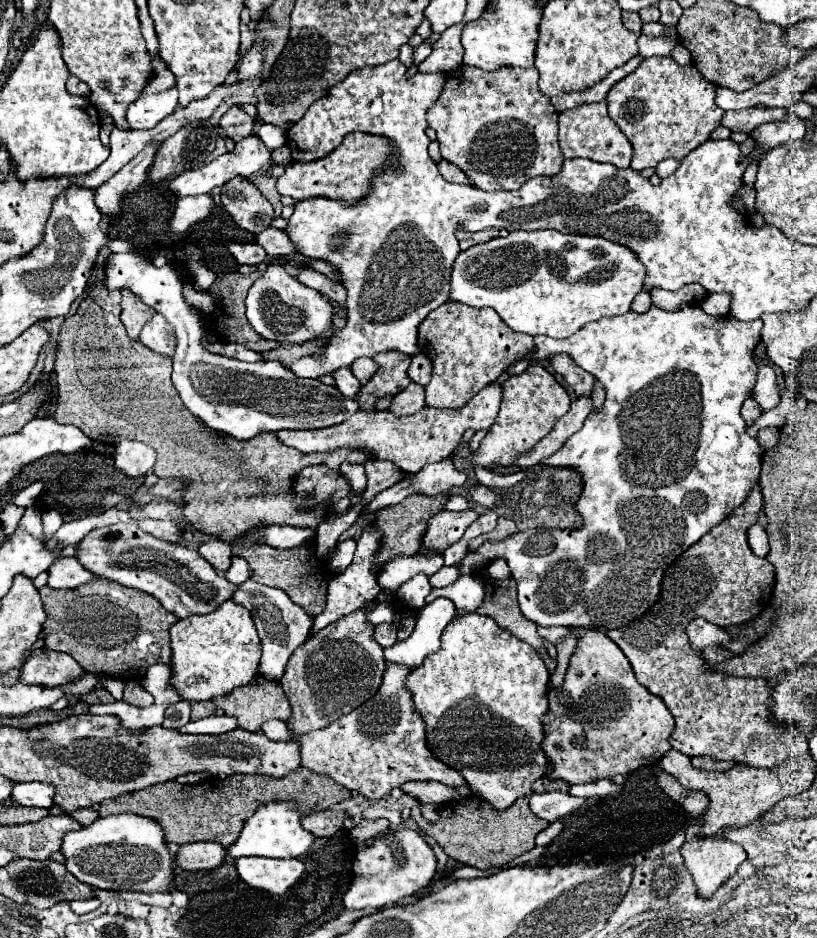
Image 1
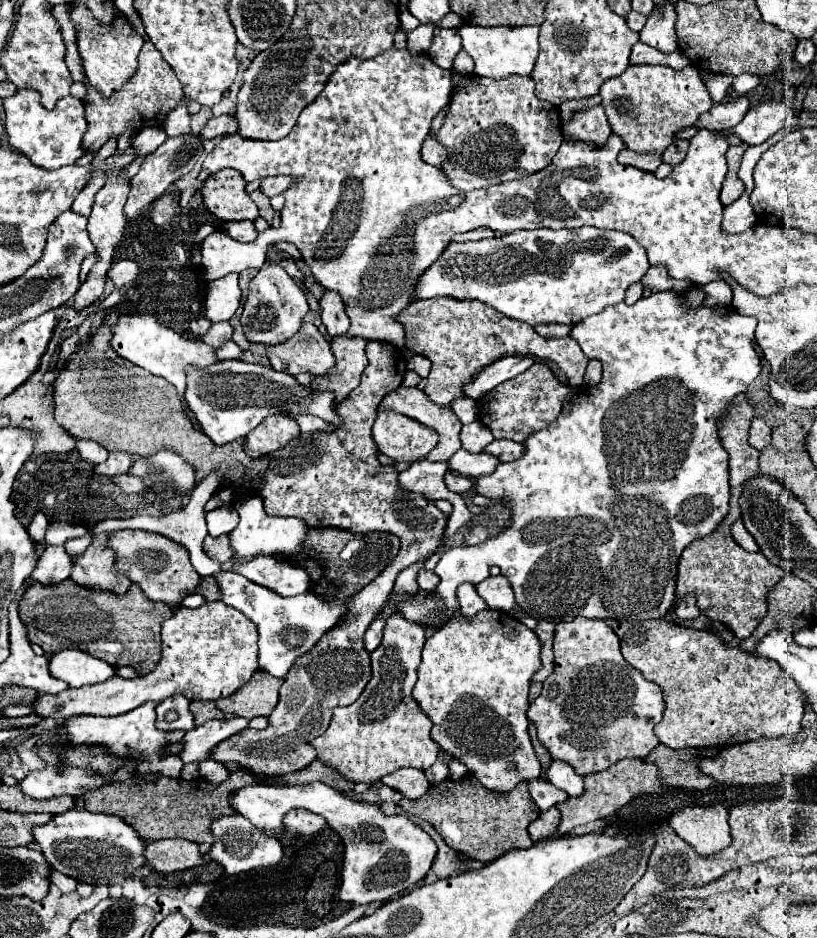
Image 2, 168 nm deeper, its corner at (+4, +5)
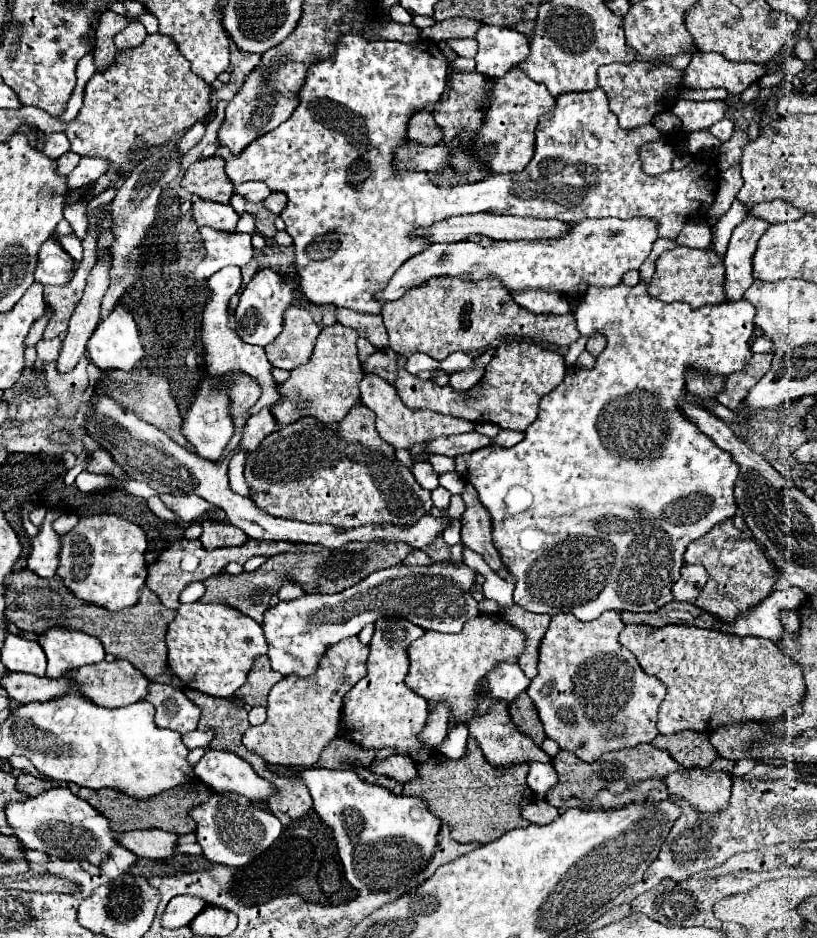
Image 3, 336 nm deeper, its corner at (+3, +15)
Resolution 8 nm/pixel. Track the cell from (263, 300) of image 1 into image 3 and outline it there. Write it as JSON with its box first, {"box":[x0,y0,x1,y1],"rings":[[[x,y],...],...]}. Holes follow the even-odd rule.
{"box":[235,269,295,347],"rings":[[[271,269],[259,271],[249,281],[245,291],[239,295],[239,305],[235,309],[237,335],[241,337],[241,341],[245,341],[249,345],[259,345],[259,347],[273,343],[275,337],[281,333],[283,313],[293,303],[293,299],[295,299],[295,291],[277,273],[273,273]]]}

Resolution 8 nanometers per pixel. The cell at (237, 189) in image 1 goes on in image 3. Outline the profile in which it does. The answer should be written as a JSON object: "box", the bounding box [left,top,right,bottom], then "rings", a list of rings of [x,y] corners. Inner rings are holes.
{"box":[181,155,233,203],"rings":[[[217,155],[195,161],[181,179],[181,187],[191,195],[197,195],[215,203],[229,203],[233,185],[225,173],[225,161]]]}

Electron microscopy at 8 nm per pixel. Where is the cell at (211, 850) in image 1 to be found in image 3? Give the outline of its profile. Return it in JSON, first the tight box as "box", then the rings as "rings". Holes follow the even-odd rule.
{"box":[117,829,177,859],"rings":[[[145,829],[145,831],[127,831],[117,835],[117,843],[137,857],[147,859],[167,859],[175,853],[177,835],[161,829]]]}

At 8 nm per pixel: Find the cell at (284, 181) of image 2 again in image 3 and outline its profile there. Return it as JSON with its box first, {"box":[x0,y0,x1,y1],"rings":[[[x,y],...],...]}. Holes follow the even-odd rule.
{"box":[233,181,269,203],"rings":[[[249,181],[243,185],[235,185],[233,191],[235,191],[235,195],[245,197],[245,201],[249,201],[249,203],[259,203],[269,197],[269,187],[263,181]]]}

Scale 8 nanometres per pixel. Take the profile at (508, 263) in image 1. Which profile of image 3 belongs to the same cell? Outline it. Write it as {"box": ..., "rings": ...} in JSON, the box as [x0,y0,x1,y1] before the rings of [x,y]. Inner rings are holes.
{"box":[377,217,657,303],"rings":[[[633,217],[633,219],[585,219],[573,229],[561,237],[561,239],[545,239],[545,241],[493,241],[491,247],[481,247],[473,241],[459,241],[459,243],[433,243],[427,245],[421,253],[413,255],[389,281],[385,289],[377,293],[379,303],[389,303],[399,297],[403,297],[411,287],[423,285],[431,277],[459,277],[469,281],[479,281],[485,277],[497,277],[503,281],[503,285],[511,291],[519,289],[543,289],[543,291],[557,291],[561,295],[567,295],[571,299],[581,299],[585,289],[591,285],[599,287],[611,287],[621,283],[621,275],[639,269],[643,261],[651,253],[651,245],[657,239],[657,221],[649,221],[647,217]]]}

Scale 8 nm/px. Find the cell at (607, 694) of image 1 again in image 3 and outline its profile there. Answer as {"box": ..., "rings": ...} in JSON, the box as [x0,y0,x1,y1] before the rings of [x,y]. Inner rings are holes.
{"box":[527,611,665,763],"rings":[[[605,611],[587,623],[571,613],[553,615],[539,645],[539,673],[527,689],[545,735],[587,763],[607,751],[651,743],[659,735],[657,711],[665,697],[665,685],[649,677],[637,659],[619,645],[623,627],[617,611]]]}

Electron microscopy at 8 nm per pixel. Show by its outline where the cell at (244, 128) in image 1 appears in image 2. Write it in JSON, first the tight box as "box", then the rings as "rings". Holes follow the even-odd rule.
{"box":[200,113,236,139],"rings":[[[224,113],[220,117],[212,117],[200,135],[206,139],[212,139],[218,135],[222,137],[222,135],[232,135],[232,133],[236,133],[236,117],[230,113]]]}

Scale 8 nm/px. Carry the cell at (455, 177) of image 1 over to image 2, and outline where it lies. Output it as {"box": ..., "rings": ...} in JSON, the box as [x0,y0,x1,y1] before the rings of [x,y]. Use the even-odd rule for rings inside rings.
{"box":[422,137,444,167],"rings":[[[428,137],[422,145],[422,159],[430,165],[436,165],[436,167],[442,167],[444,163],[444,147],[434,139],[434,137]]]}

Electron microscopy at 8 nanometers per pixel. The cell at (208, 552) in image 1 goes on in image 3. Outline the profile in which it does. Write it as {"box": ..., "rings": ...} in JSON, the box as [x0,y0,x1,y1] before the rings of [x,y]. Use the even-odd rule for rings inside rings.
{"box":[199,521,247,549],"rings":[[[203,521],[203,535],[199,537],[205,549],[221,549],[221,547],[237,547],[247,541],[247,535],[229,525],[219,521]]]}

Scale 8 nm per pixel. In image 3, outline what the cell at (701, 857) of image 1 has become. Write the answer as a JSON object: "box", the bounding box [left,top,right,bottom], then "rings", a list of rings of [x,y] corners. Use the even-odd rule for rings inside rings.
{"box":[665,769,731,813],"rings":[[[681,769],[665,777],[671,795],[687,799],[701,813],[717,813],[727,807],[731,795],[731,775],[711,769]]]}

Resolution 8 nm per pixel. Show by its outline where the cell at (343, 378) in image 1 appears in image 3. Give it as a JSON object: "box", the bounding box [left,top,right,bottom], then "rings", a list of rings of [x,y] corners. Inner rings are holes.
{"box":[265,307,321,369],"rings":[[[289,307],[285,311],[285,325],[277,339],[265,347],[267,359],[273,367],[295,369],[309,361],[315,339],[321,327],[313,321],[311,313],[301,307]]]}

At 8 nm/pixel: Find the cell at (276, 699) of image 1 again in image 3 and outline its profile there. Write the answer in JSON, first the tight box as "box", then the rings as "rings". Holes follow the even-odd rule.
{"box":[235,655,283,707],"rings":[[[261,655],[253,663],[253,669],[249,671],[245,685],[235,693],[235,697],[243,697],[251,707],[255,707],[255,705],[267,707],[267,695],[269,695],[271,687],[281,679],[283,677],[271,669],[269,657]]]}

